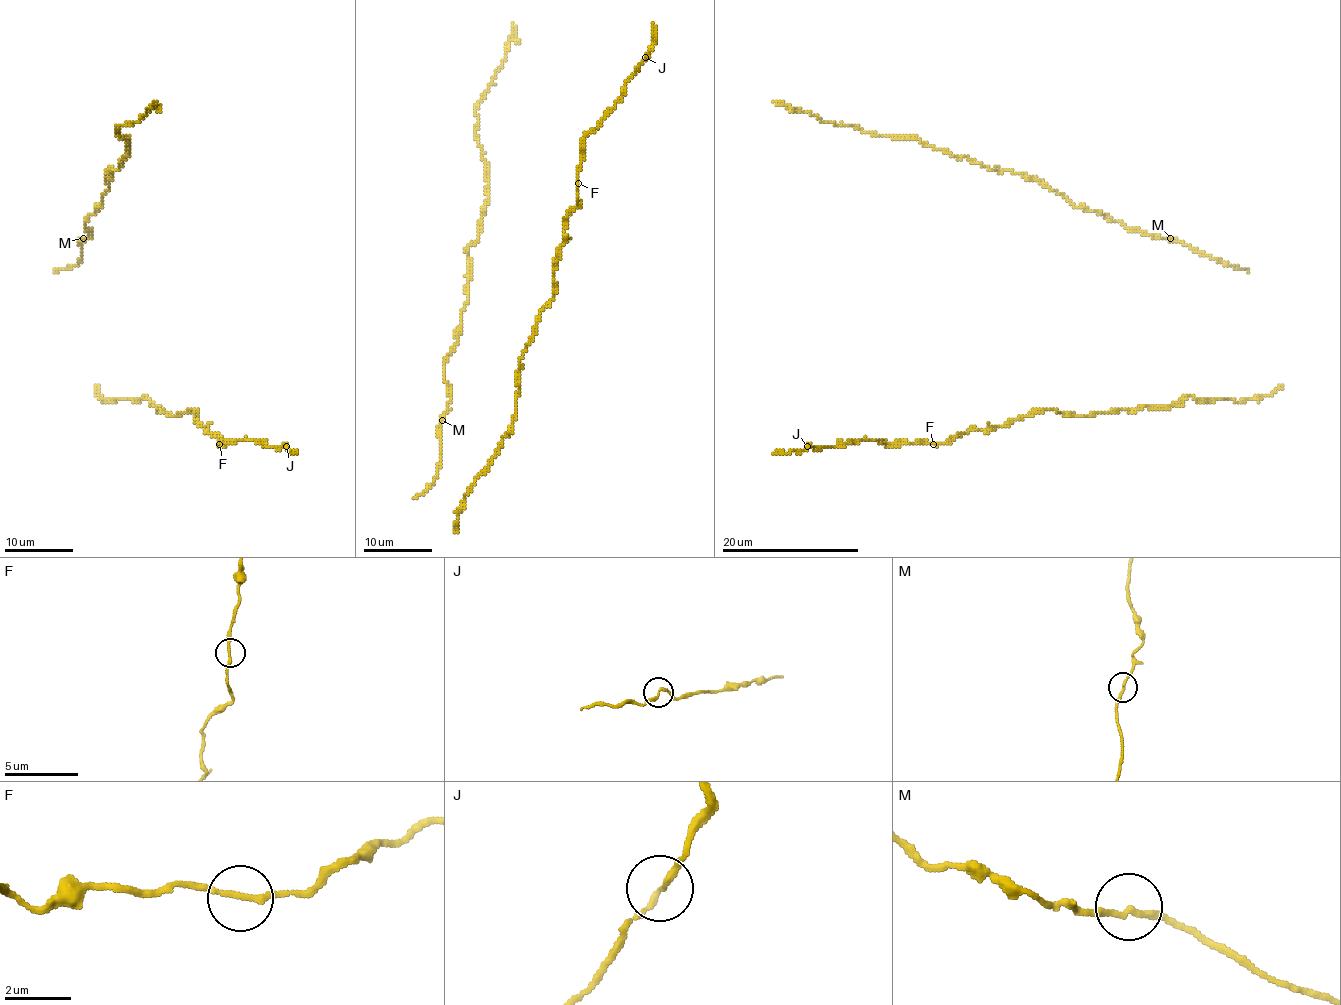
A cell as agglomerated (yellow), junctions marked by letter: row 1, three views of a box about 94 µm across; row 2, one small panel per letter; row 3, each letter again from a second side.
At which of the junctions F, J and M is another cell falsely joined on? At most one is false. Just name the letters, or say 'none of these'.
none of these

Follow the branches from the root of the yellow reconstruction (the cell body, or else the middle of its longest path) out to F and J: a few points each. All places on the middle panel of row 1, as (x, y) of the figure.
F: (455, 533), (469, 487), (513, 422), (520, 357), (554, 292), (553, 268), (564, 219), (578, 203), (578, 183)
J: (455, 533), (469, 487), (517, 412), (520, 357), (553, 297), (564, 219), (578, 203), (583, 138), (645, 58)

